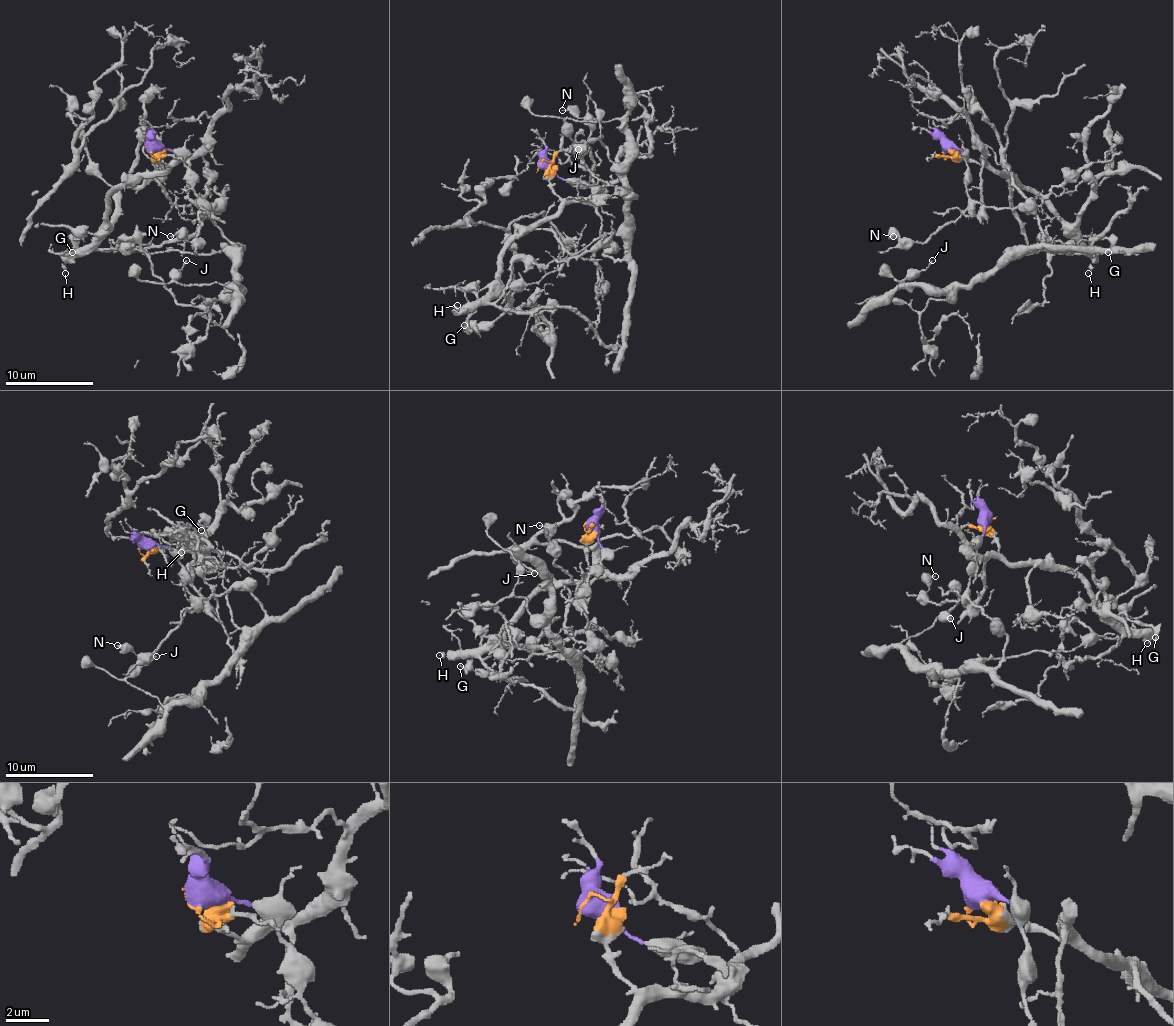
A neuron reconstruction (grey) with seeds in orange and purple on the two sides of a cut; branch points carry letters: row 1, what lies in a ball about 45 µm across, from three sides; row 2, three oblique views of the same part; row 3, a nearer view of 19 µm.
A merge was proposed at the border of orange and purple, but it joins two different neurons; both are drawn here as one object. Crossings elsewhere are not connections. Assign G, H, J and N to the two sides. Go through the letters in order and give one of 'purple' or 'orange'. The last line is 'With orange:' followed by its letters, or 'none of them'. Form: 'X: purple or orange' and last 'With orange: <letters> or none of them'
G: orange
H: orange
J: purple
N: purple
With orange: G, H

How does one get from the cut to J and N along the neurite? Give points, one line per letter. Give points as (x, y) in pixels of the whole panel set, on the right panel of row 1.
J: (948, 150), (963, 153), (974, 201), (1030, 208), (1043, 239), (1014, 245), (965, 285), (901, 285), (932, 261)
N: (948, 150), (959, 148), (965, 161), (968, 208), (923, 241), (901, 241), (892, 237)

